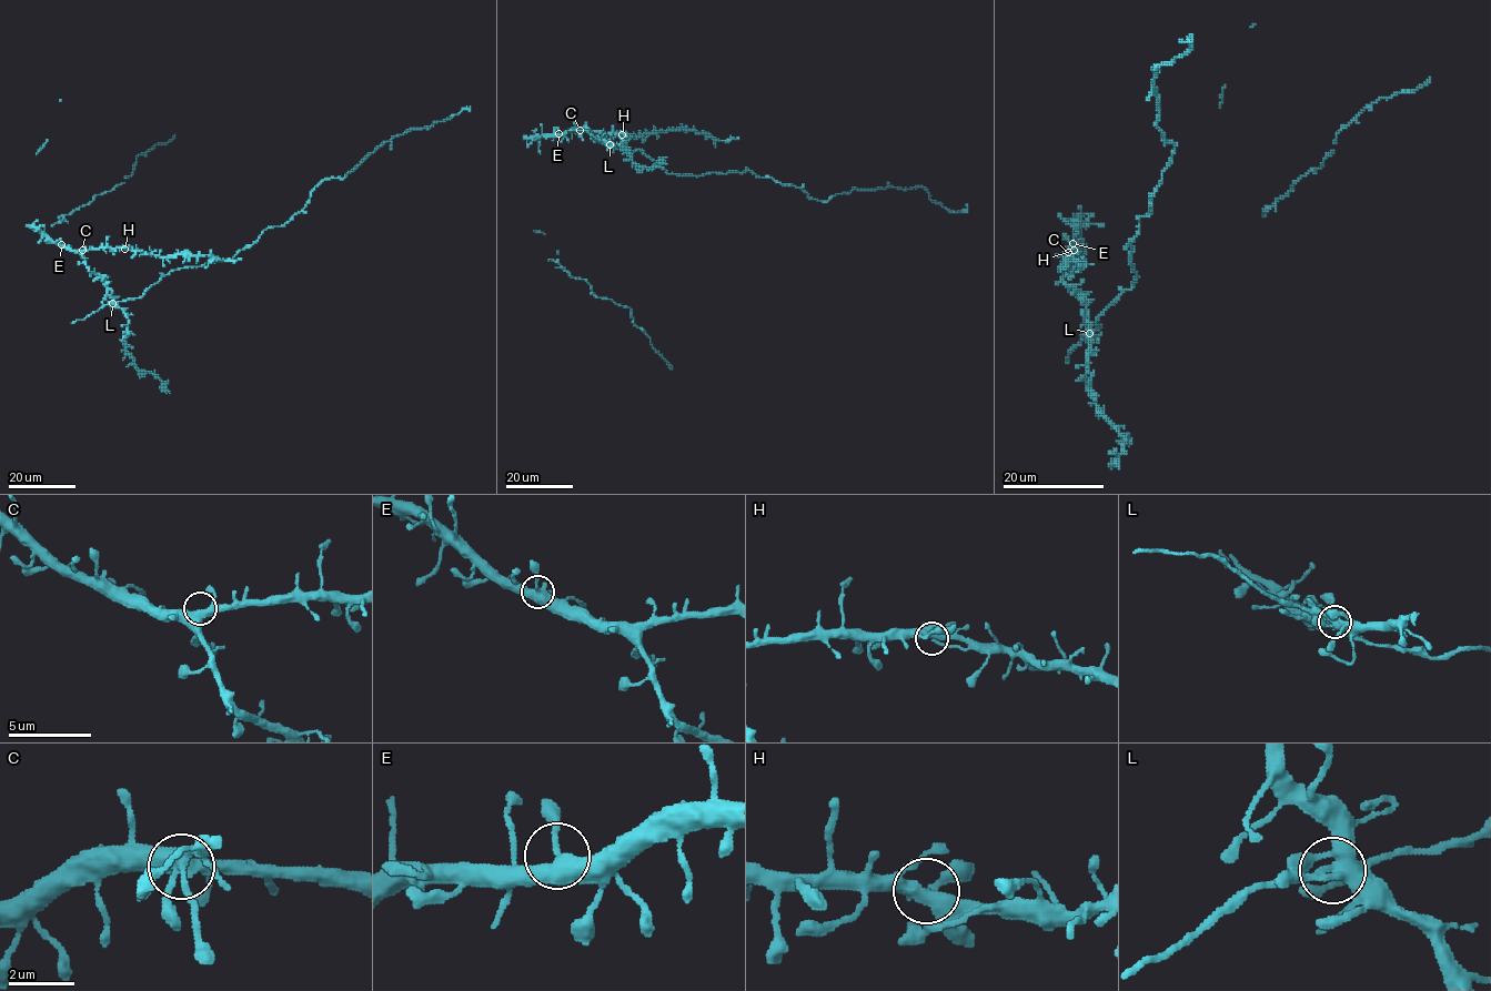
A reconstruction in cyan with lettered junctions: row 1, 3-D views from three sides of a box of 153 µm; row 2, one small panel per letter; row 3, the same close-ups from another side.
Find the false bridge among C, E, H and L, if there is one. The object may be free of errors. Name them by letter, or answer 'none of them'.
none of them

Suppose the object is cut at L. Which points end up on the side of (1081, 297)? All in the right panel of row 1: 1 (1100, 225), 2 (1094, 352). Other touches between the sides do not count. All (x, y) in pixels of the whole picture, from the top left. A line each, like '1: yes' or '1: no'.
1: yes
2: yes

